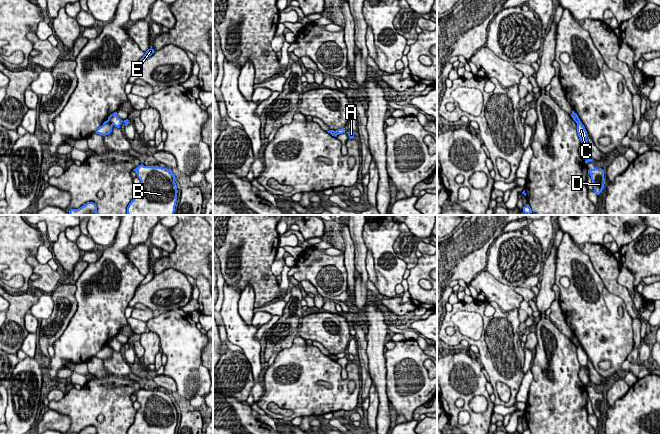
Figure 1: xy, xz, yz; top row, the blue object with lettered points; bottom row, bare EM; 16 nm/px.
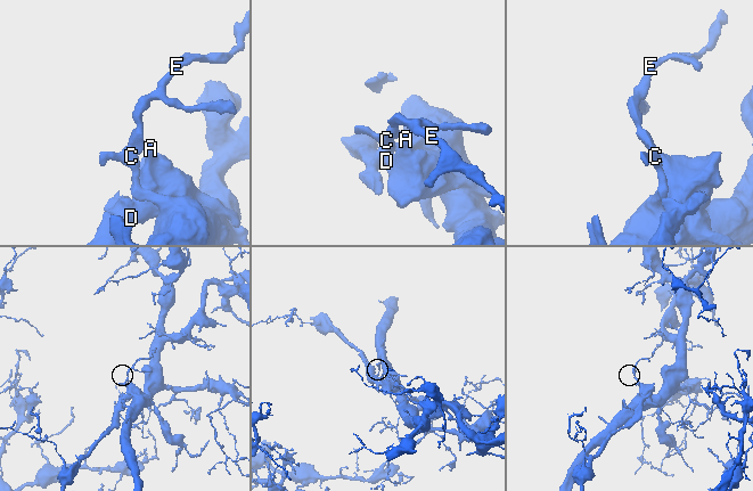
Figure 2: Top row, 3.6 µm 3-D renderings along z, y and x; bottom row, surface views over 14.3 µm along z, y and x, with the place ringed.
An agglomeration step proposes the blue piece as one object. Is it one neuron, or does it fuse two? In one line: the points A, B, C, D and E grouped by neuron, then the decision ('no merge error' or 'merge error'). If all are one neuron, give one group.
groups A D E / B C; merge error

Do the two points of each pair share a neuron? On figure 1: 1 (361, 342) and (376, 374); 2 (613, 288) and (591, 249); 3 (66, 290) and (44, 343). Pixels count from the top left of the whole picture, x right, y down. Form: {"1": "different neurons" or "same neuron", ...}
{"1": "different neurons", "2": "same neuron", "3": "same neuron"}

